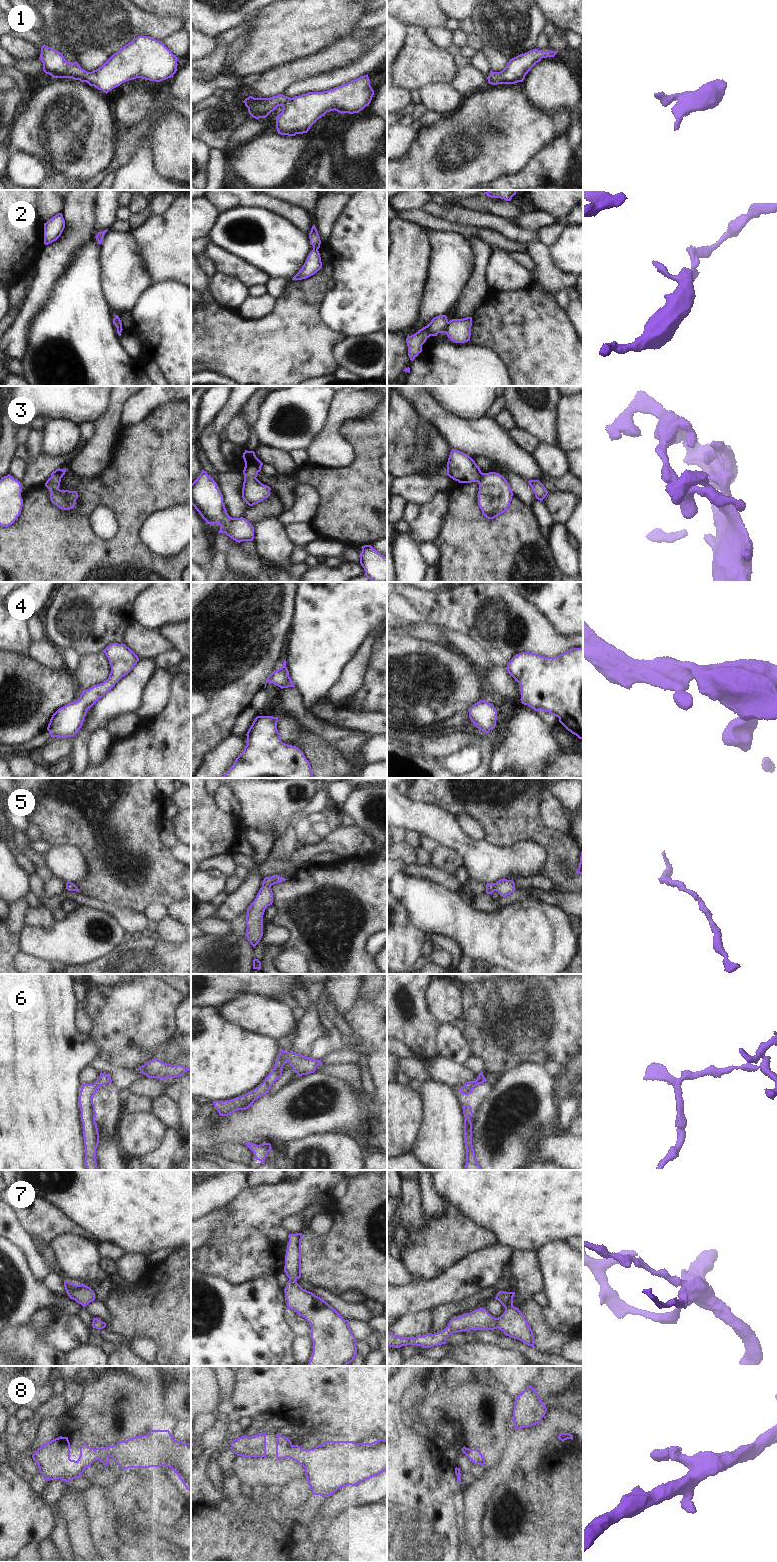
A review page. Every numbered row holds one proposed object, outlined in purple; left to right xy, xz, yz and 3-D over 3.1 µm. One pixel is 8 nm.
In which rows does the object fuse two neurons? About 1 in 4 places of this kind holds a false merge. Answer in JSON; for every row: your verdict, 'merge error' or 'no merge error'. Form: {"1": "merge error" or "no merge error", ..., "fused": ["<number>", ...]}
{"1": "no merge error", "2": "merge error", "3": "no merge error", "4": "no merge error", "5": "no merge error", "6": "no merge error", "7": "no merge error", "8": "no merge error", "fused": ["2"]}

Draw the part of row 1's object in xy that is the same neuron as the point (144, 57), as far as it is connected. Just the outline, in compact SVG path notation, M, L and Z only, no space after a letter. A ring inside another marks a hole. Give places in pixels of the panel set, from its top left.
M138 36L134 38L131 42L114 53L101 67L92 72L87 72L82 69L78 62L70 63L66 61L62 53L45 44L41 47L39 59L43 63L43 71L53 78L72 78L74 80L80 80L81 82L87 82L90 86L94 86L106 94L129 80L142 78L161 82L173 77L178 70L178 58L162 41L149 36Z

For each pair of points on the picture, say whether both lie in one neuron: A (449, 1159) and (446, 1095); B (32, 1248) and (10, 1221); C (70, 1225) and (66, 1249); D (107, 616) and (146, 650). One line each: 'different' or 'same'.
A: same
B: same
C: different
D: different

